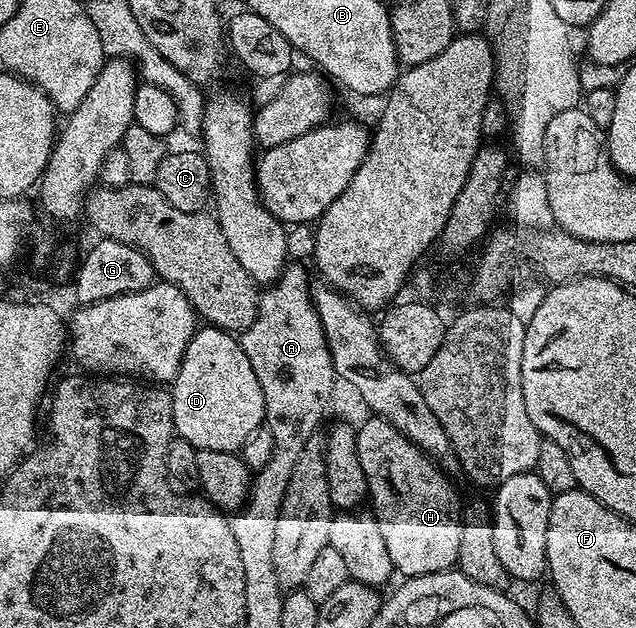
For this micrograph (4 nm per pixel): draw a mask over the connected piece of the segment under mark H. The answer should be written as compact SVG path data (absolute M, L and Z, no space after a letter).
M383 417L367 418L356 429L360 467L364 467L369 500L374 500L372 516L378 521L380 535L384 535L395 570L407 578L455 568L464 517L450 486L451 478Z

